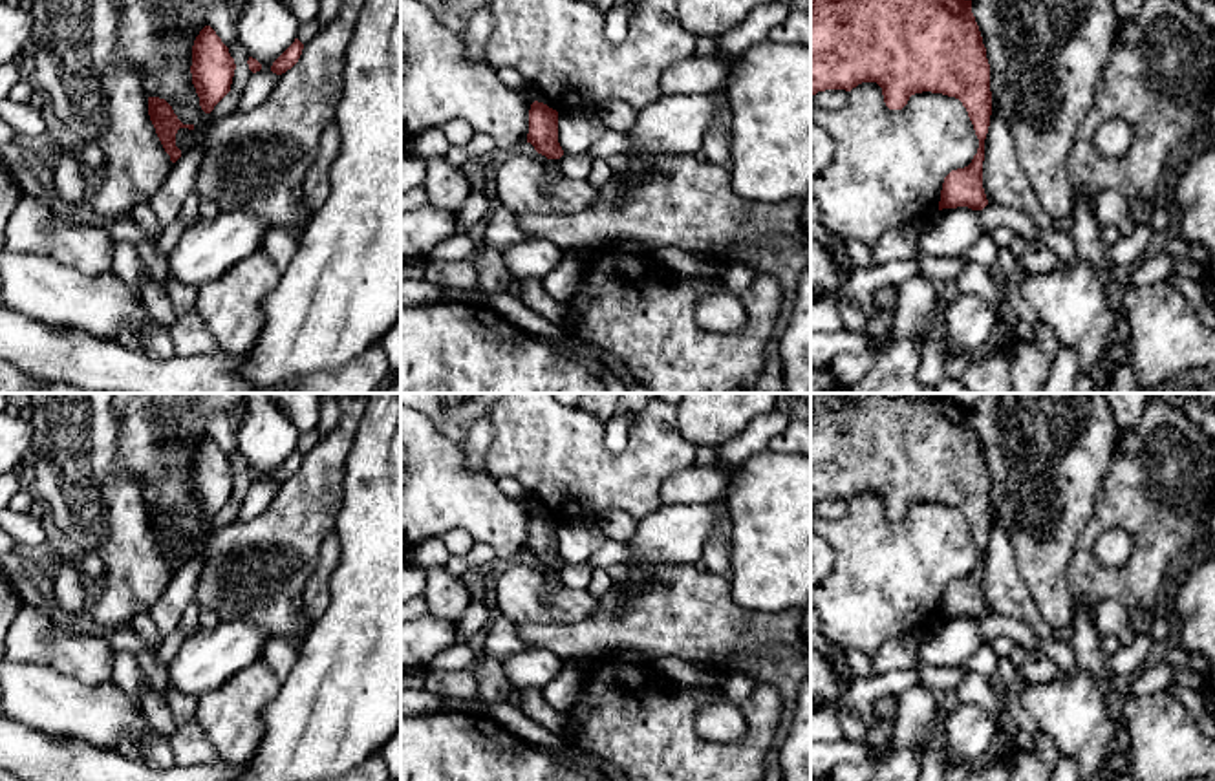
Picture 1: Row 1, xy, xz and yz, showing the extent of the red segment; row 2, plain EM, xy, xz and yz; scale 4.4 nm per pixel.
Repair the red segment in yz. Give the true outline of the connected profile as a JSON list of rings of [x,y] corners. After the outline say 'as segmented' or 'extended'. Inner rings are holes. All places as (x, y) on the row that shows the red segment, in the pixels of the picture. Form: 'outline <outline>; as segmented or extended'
outline [[[811,0],[811,97],[825,90],[851,91],[862,82],[882,88],[889,110],[902,110],[922,91],[962,102],[979,139],[977,154],[942,183],[939,210],[988,205],[983,188],[984,139],[992,115],[990,64],[972,0]]]; as segmented

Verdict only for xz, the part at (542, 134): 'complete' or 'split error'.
complete

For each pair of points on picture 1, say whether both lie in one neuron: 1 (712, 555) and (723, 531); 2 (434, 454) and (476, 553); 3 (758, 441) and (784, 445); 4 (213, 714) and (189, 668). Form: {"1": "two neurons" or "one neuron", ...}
{"1": "one neuron", "2": "two neurons", "3": "two neurons", "4": "two neurons"}

